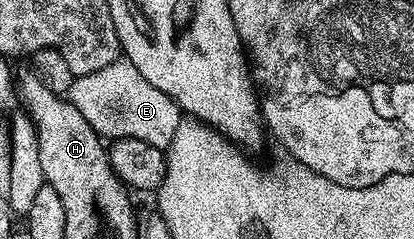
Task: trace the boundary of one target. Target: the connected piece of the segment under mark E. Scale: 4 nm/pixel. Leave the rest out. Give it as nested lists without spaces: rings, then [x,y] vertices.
[[[123,57],[100,71],[76,77],[65,95],[96,133],[111,141],[123,137],[141,138],[167,151],[183,120],[177,102],[150,83],[133,62]]]

